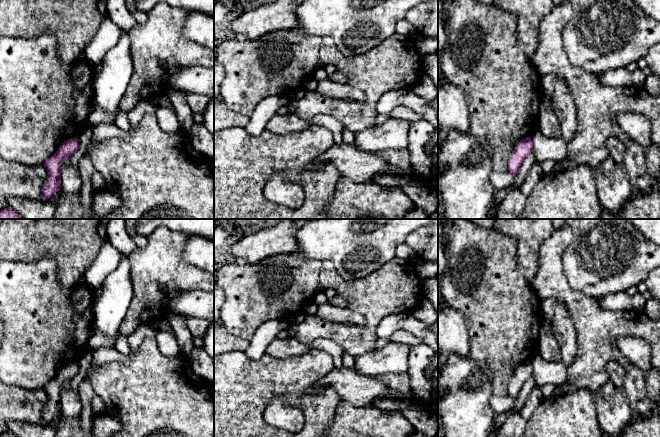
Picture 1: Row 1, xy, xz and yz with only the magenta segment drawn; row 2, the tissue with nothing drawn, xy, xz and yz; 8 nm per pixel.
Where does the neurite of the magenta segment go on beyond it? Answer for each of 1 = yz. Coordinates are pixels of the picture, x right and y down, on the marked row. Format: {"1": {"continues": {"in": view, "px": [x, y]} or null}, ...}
{"1": {"continues": null}}

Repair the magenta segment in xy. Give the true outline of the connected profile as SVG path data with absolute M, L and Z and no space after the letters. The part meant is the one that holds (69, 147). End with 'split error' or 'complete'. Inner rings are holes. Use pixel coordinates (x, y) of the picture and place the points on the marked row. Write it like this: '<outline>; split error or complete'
M78 137L64 141L58 150L44 162L47 170L47 181L42 187L43 201L51 198L56 192L61 190L61 166L63 160L68 156L72 157L79 148Z; complete

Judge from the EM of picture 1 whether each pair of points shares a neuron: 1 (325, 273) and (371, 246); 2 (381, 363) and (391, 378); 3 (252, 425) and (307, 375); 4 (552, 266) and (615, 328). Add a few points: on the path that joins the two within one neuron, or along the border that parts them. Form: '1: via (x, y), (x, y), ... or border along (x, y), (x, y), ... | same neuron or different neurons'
1: border along (322, 261), (331, 261), (344, 279), (355, 279) | different neurons
2: border along (406, 372), (385, 373), (378, 376) | different neurons
3: via (253, 407), (282, 378), (289, 378) | same neuron
4: via (562, 285), (563, 290), (596, 323) | same neuron

